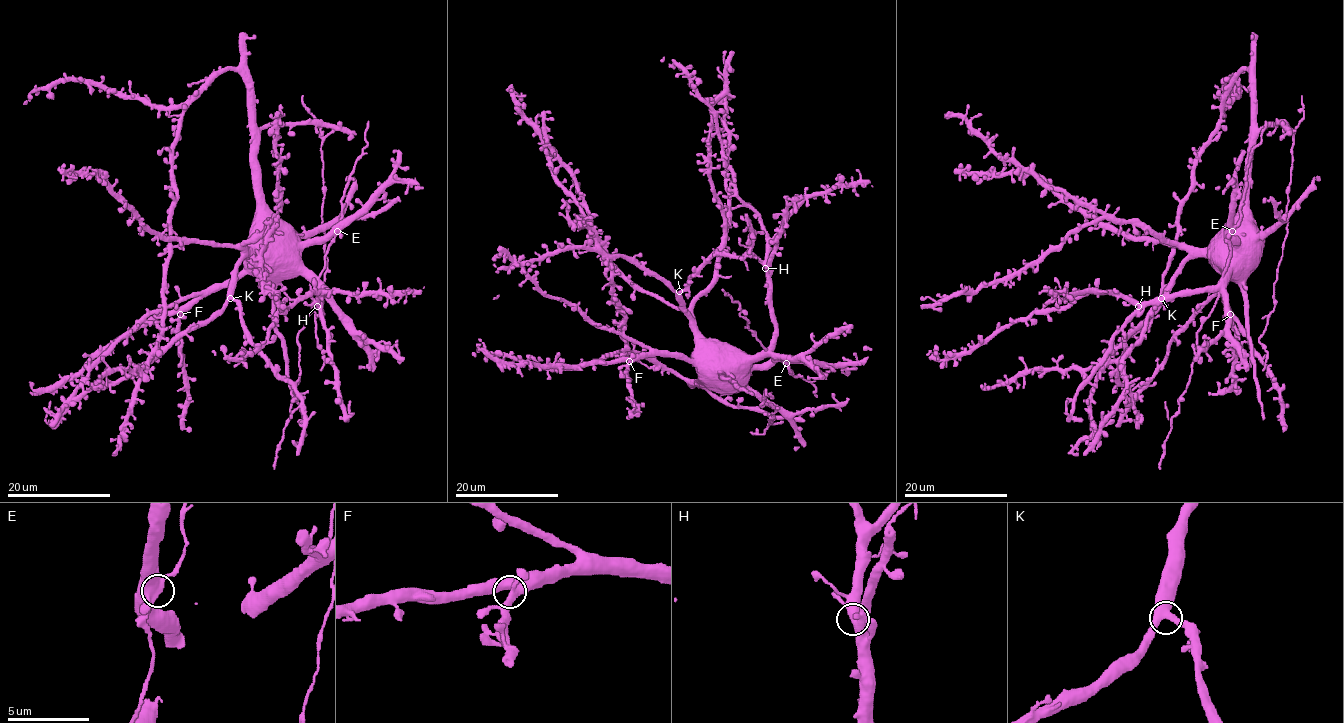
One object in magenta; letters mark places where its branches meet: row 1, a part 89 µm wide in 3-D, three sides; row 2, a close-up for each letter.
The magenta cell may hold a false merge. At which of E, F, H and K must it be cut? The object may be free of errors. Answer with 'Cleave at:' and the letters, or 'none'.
Cleave at: E

